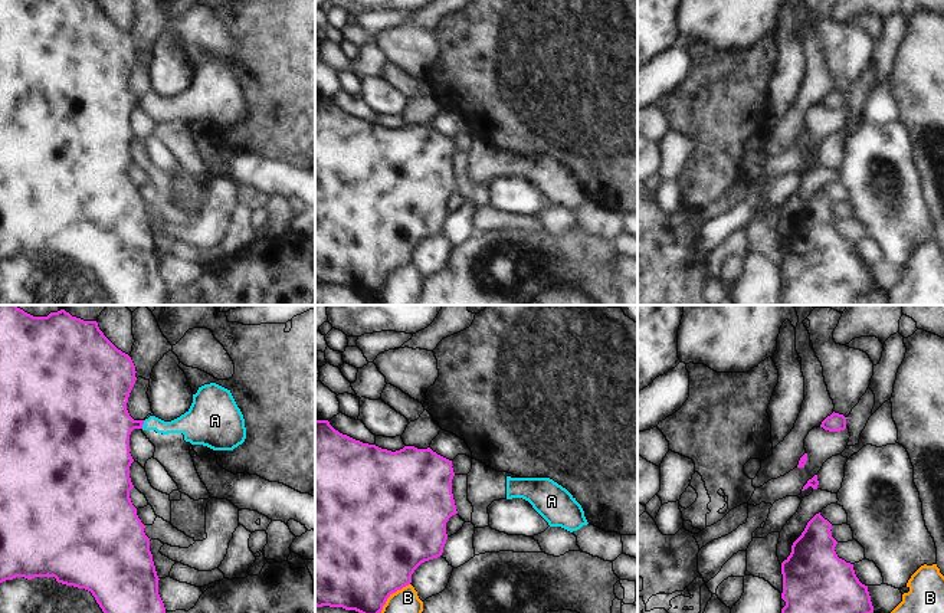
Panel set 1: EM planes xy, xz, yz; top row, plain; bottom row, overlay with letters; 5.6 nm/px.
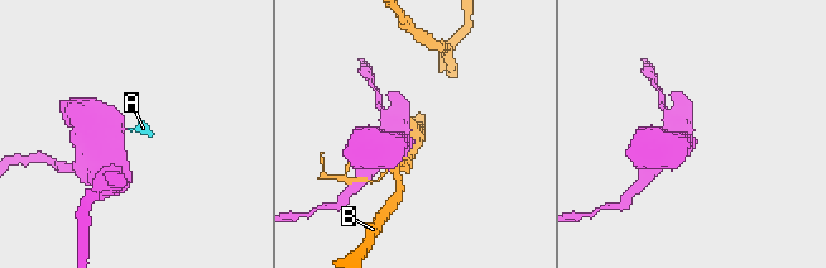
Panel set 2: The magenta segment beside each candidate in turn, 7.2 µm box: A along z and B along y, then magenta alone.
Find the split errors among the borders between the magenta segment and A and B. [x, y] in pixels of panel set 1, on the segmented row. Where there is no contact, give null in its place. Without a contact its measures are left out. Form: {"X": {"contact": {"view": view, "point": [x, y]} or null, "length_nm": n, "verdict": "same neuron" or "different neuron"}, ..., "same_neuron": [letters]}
{"A": {"contact": {"view": "xy", "point": [143, 423]}, "length_nm": 50, "verdict": "same neuron"}, "B": {"contact": {"view": "xz", "point": [392, 593]}, "length_nm": 240, "verdict": "different neuron"}, "same_neuron": ["A"]}

